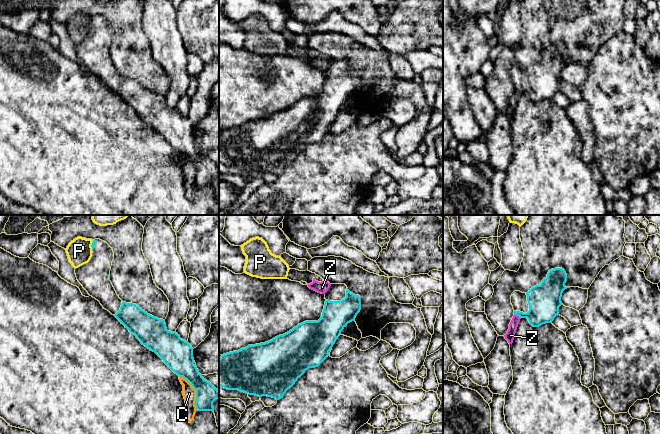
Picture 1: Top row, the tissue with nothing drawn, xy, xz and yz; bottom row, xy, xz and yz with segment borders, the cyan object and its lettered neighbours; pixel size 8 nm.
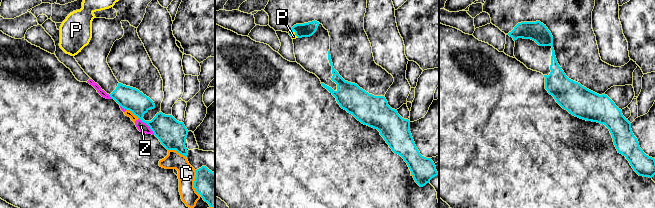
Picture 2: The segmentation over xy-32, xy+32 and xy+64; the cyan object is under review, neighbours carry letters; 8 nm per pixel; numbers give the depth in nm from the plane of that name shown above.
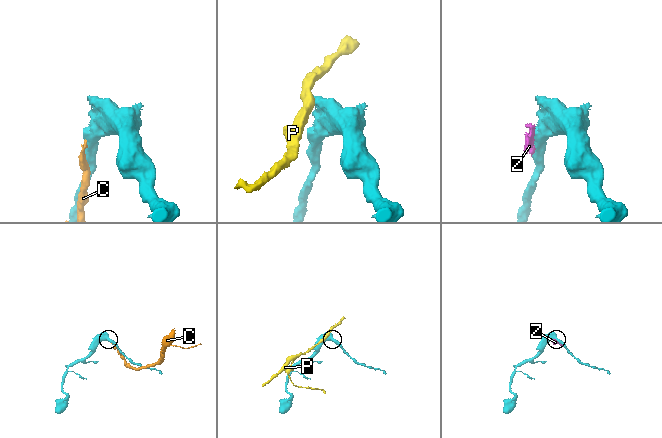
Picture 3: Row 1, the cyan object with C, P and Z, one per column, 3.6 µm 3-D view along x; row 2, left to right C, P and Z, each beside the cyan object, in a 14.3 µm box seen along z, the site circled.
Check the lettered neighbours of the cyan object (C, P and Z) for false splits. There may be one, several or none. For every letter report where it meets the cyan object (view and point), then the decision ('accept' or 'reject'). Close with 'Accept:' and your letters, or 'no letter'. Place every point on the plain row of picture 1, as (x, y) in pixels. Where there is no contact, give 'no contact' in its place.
C: meets cyan in xy at (196, 167); reject
P: meets cyan in xy at (91, 22); reject
Z: meets cyan in yz at (517, 91); reject
Accept: no letter

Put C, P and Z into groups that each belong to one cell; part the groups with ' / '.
C Z / P

